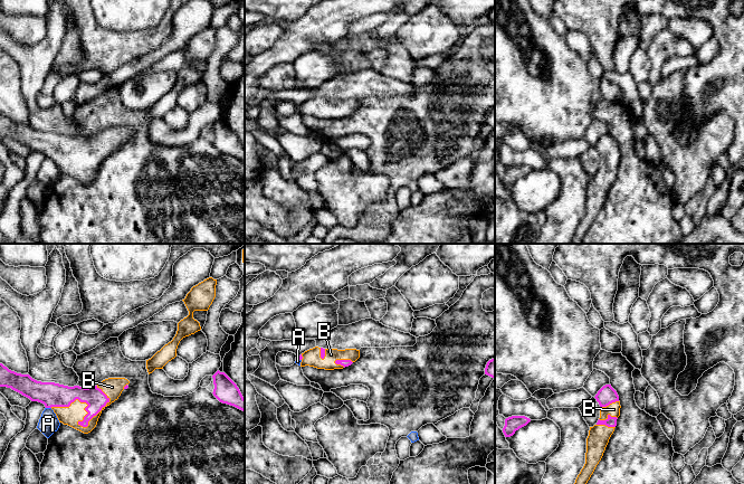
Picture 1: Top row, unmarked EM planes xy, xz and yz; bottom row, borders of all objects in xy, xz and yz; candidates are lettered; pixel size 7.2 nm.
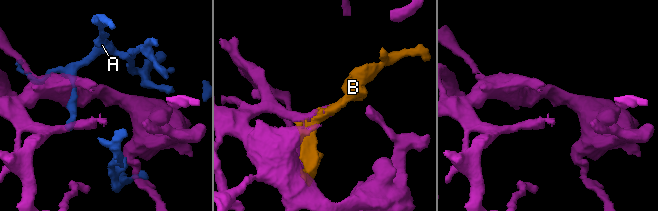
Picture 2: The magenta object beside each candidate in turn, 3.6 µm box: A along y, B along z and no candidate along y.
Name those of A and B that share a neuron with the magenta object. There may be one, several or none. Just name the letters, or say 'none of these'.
B

